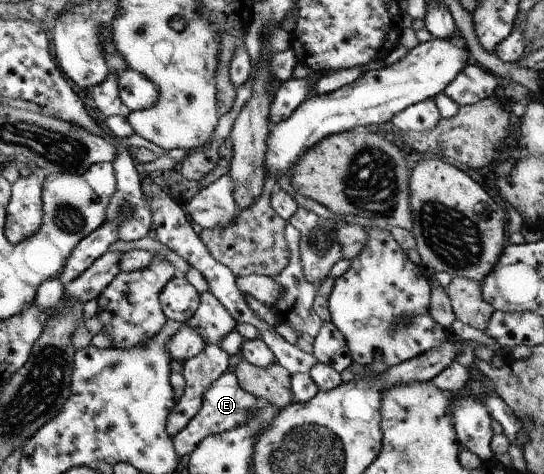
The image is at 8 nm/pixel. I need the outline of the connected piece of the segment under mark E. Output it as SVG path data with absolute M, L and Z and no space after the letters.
M226 371L218 380L212 383L210 388L206 389L200 412L190 422L187 422L186 426L178 434L171 437L175 451L179 456L188 456L188 454L196 450L196 446L207 436L222 434L222 432L240 426L240 424L246 424L248 418L254 418L254 412L258 408L262 408L262 405L259 398L242 390L234 372Z

